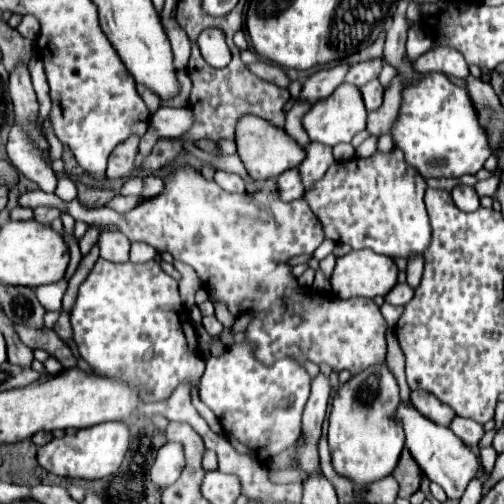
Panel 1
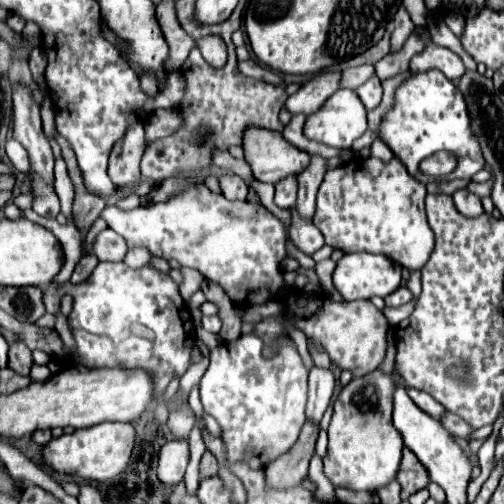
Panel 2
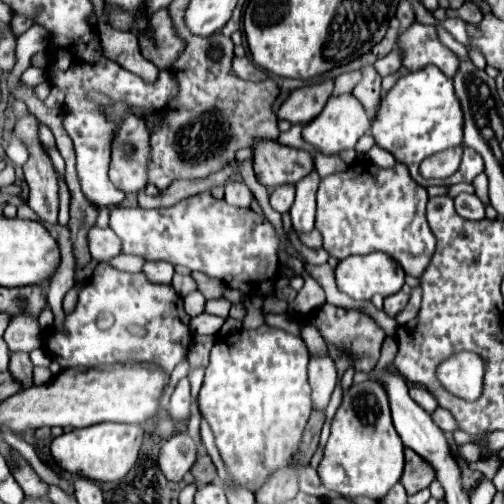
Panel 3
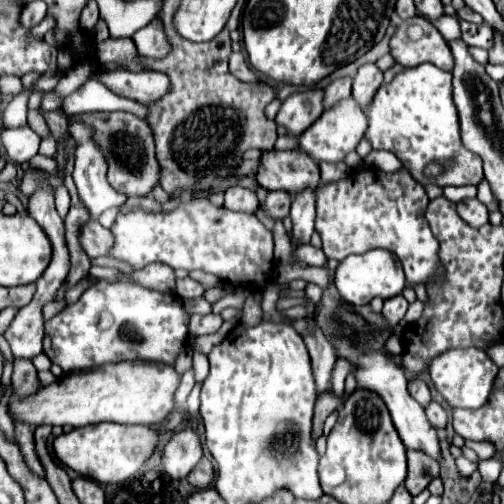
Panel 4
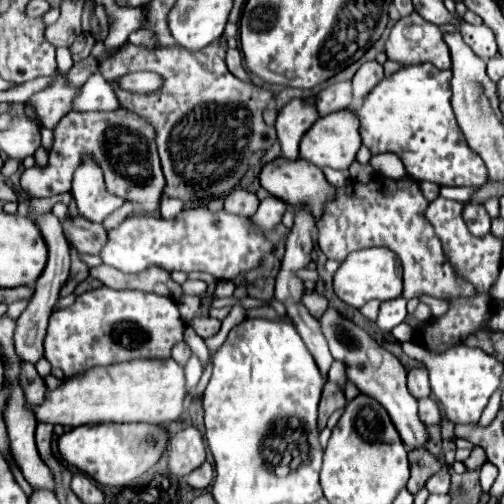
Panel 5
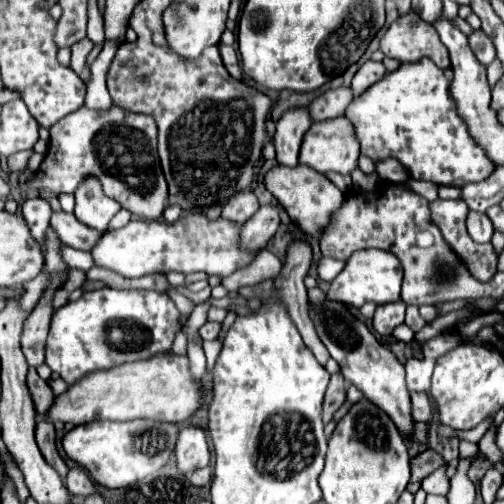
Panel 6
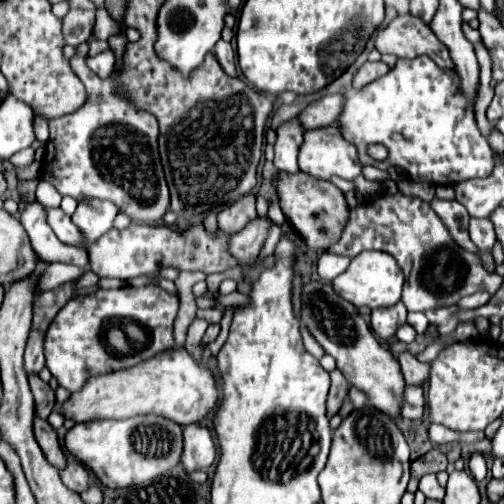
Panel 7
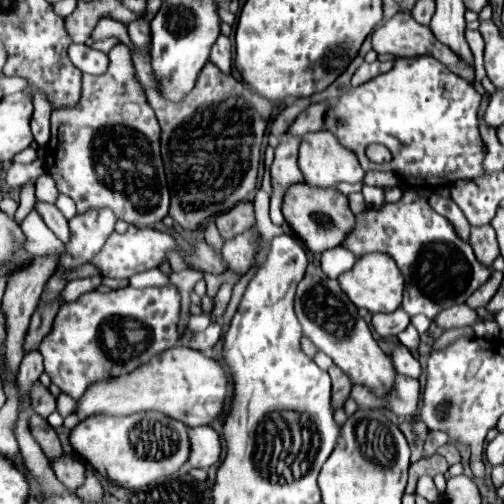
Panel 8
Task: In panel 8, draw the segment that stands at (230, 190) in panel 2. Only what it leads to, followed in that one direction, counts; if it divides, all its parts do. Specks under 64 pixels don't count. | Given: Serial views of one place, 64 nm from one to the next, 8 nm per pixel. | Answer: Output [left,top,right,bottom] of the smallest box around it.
[216,202,256,240]

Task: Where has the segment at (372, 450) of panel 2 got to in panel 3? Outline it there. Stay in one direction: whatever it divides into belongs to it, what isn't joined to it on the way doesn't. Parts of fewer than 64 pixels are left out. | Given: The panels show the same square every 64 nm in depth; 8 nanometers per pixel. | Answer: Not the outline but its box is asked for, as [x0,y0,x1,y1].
[318,378,404,502]

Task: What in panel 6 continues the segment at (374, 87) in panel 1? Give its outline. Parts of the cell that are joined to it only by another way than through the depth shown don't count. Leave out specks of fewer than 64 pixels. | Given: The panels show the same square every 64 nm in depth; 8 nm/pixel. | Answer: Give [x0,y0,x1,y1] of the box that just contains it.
[352,60,386,96]

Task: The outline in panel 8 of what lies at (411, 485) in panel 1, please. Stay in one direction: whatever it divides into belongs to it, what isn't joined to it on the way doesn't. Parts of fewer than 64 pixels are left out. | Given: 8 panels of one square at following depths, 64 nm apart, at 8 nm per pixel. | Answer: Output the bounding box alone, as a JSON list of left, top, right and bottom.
[410,454,448,484]

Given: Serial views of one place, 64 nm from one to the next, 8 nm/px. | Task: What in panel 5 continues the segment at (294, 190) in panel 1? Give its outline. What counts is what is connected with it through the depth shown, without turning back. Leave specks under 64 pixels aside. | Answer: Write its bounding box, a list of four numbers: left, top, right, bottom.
[250,196,288,236]

